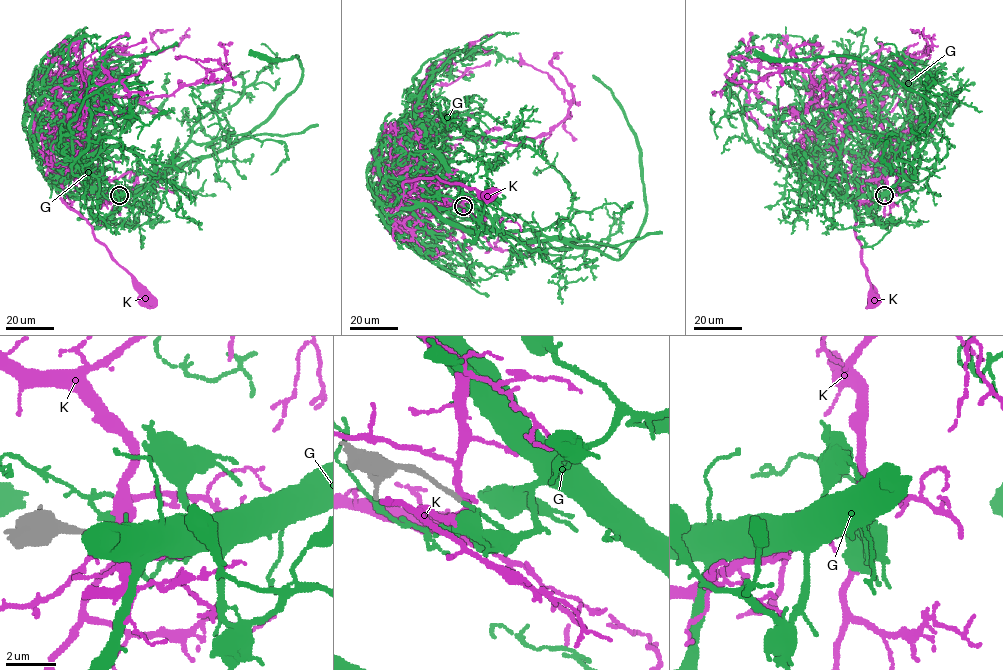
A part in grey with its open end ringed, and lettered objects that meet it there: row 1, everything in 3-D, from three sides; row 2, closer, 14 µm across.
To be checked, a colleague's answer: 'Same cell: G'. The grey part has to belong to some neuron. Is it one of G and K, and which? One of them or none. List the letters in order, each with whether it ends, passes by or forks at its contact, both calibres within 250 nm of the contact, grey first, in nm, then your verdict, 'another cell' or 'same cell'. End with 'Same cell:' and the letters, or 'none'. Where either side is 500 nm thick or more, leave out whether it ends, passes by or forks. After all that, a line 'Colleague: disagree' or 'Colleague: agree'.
G: it passes by; calibres 180 and 220 nm; same cell
K: it passes by; calibres 200 and 240 nm; another cell
Same cell: G
Colleague: agree

